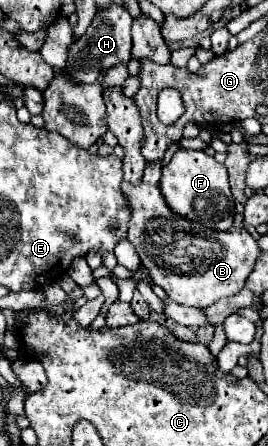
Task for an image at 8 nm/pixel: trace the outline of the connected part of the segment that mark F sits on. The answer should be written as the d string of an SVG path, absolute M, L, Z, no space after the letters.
M179 149L173 159L163 167L159 187L173 213L189 221L199 221L205 227L213 227L217 231L227 231L233 225L235 201L229 191L227 169L223 163L215 161L215 157L209 157L205 151Z

